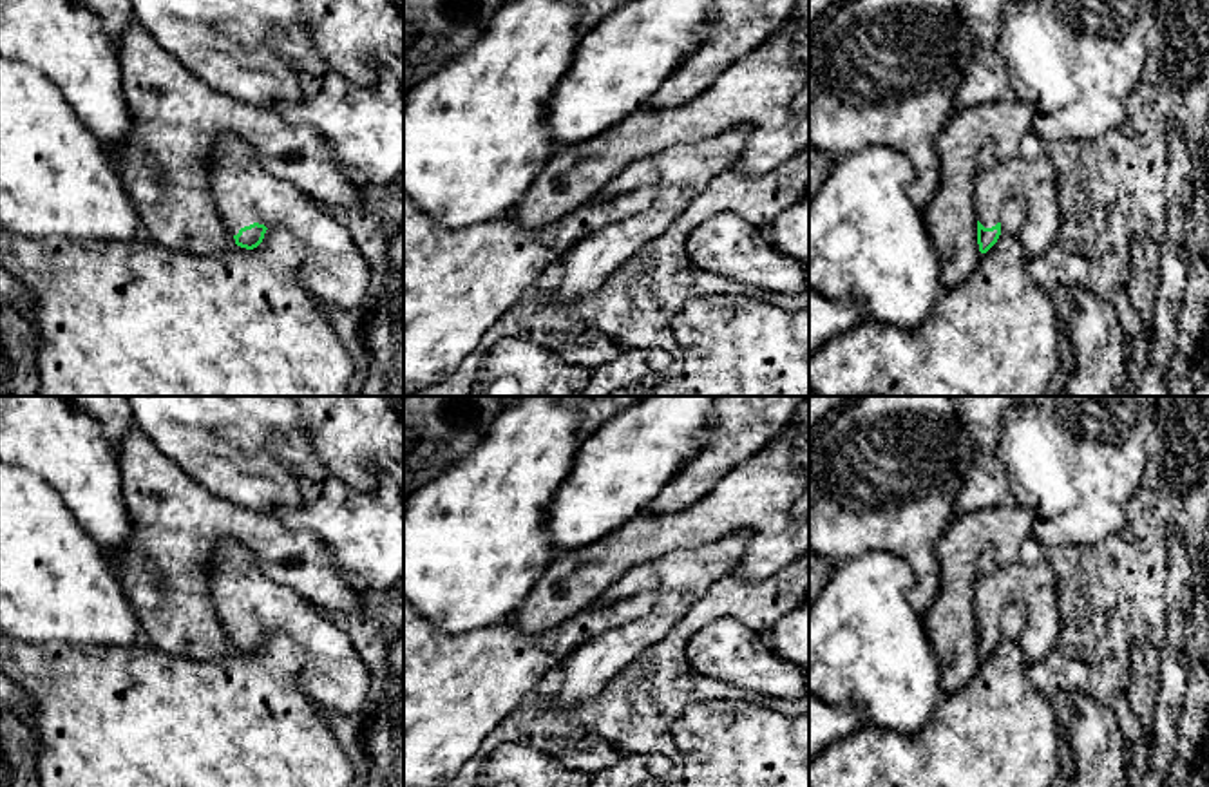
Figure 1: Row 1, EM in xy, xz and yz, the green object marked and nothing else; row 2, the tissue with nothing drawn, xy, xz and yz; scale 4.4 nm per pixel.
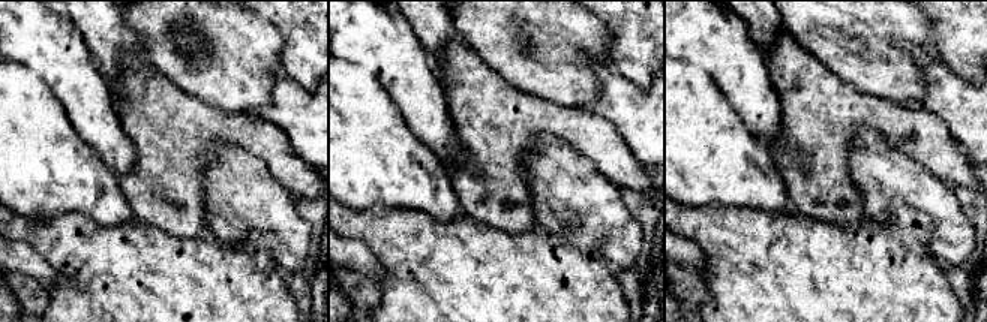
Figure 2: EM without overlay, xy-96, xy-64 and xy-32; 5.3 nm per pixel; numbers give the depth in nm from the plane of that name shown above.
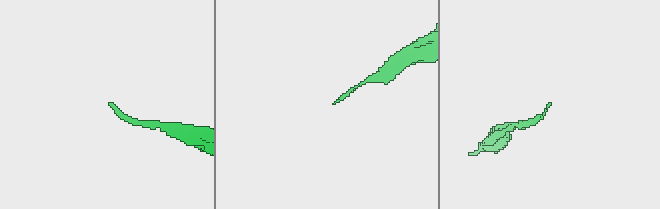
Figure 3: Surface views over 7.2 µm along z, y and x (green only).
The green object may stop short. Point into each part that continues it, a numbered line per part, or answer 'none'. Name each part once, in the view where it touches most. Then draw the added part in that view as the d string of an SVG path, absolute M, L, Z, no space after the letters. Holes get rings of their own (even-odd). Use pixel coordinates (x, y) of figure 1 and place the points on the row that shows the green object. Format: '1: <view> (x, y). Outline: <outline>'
1: xy (335, 272). Outline: M219 139L210 161L210 188L232 235L259 223L295 237L308 253L300 284L322 304L353 308L366 297L371 270L349 230L302 188L268 174L241 139Z

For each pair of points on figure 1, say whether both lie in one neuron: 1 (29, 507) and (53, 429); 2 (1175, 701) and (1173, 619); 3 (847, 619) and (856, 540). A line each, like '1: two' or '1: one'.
1: two
2: one
3: two

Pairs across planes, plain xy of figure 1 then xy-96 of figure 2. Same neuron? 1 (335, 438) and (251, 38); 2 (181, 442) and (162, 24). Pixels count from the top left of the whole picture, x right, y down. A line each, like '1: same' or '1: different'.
1: different
2: same

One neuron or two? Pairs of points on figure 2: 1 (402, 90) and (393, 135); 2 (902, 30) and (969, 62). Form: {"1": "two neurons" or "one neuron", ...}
{"1": "two neurons", "2": "two neurons"}

